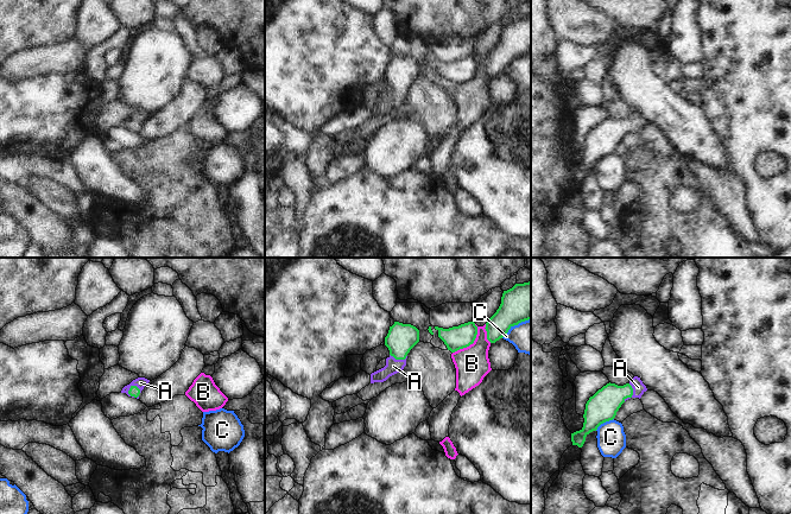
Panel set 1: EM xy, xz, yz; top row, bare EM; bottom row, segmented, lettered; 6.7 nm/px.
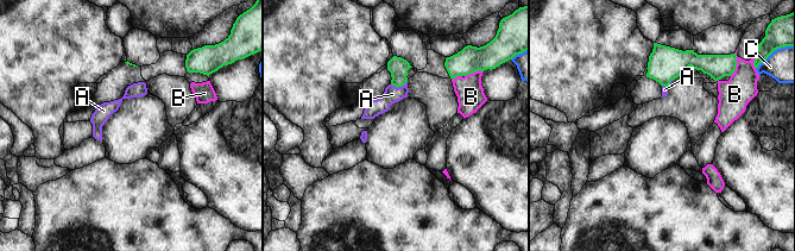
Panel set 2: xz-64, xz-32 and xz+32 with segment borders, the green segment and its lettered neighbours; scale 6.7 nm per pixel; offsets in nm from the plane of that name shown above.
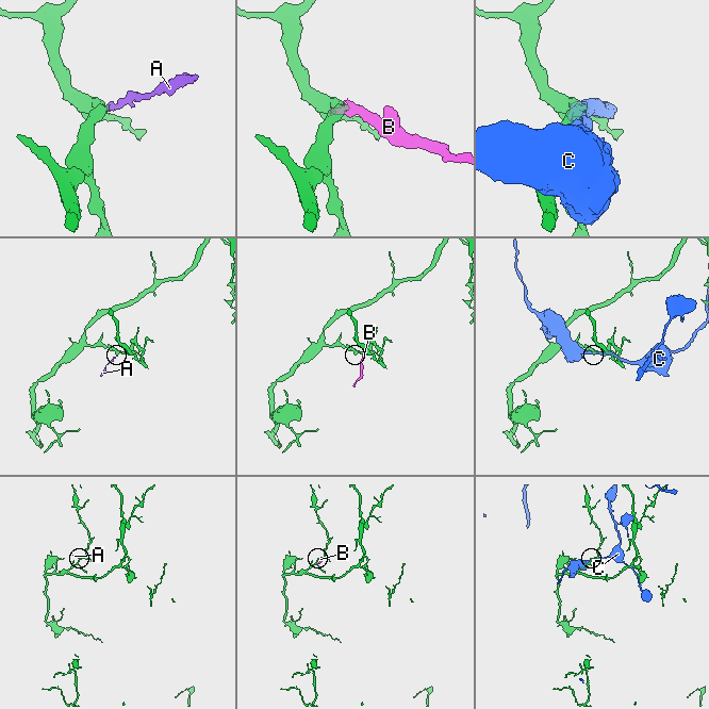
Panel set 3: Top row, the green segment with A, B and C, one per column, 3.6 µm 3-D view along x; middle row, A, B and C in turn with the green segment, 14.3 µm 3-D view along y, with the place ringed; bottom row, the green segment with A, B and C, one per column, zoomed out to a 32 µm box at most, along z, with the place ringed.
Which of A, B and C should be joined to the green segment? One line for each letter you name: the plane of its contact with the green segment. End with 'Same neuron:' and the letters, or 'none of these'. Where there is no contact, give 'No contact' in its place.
A: Touches green in xy
Same neuron: A.

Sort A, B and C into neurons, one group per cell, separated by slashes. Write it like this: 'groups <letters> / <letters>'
groups A / B / C

